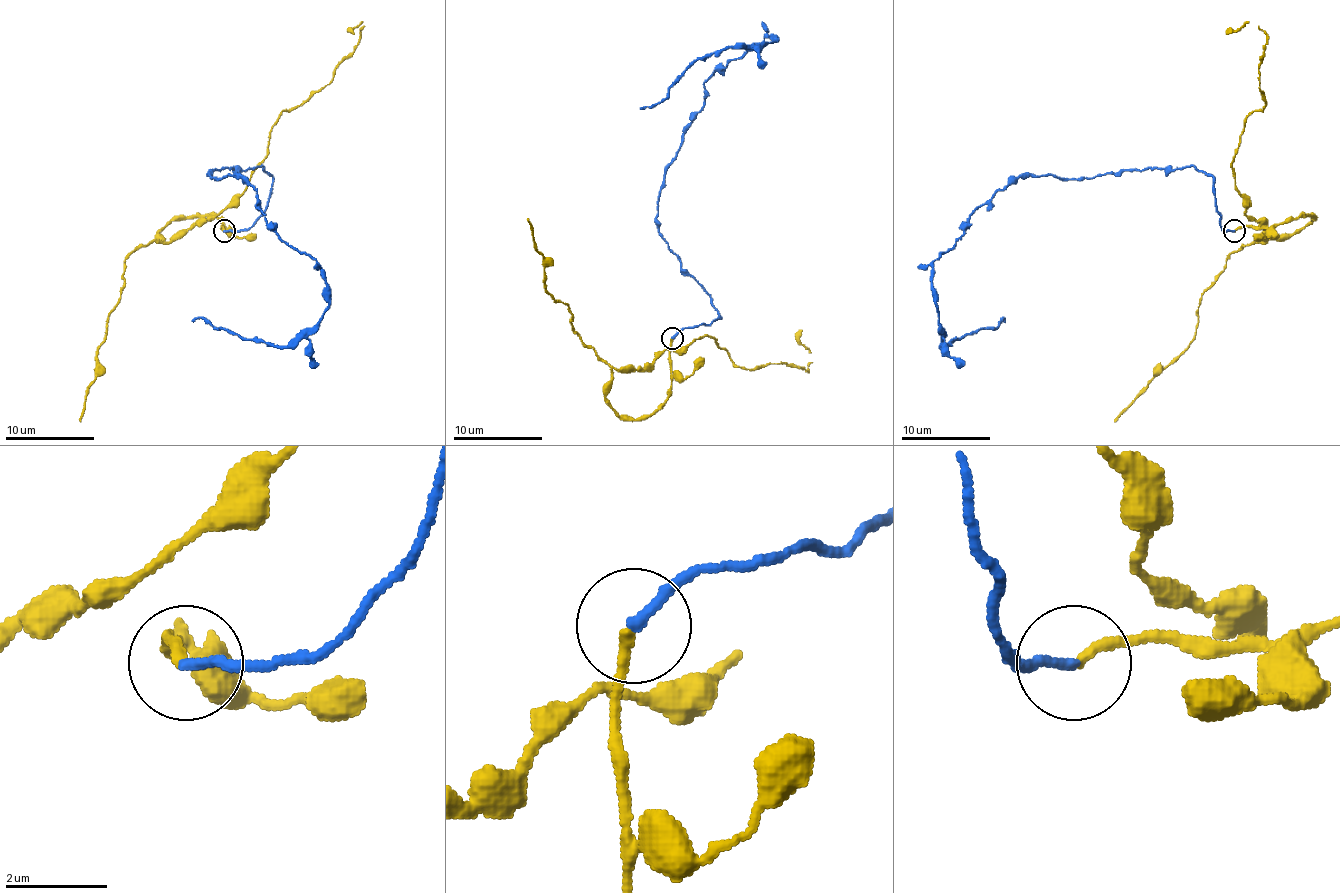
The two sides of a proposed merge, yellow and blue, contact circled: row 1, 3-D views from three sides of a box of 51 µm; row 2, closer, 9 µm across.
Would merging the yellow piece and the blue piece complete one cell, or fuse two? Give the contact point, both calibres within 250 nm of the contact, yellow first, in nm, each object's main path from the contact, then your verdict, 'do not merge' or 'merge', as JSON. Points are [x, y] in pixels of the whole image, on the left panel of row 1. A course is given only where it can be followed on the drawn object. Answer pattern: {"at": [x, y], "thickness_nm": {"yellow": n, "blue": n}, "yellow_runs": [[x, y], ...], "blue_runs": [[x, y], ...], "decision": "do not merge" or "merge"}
{"at": [224, 230], "thickness_nm": {"yellow": 200, "blue": 190}, "yellow_runs": [[225, 230], [176, 216], [158, 234], [180, 239], [236, 199], [276, 118], [359, 40], [361, 22], [350, 29]], "blue_runs": [[225, 230], [265, 210], [263, 167], [211, 178], [256, 190], [328, 310], [285, 346], [191, 322]], "decision": "merge"}

